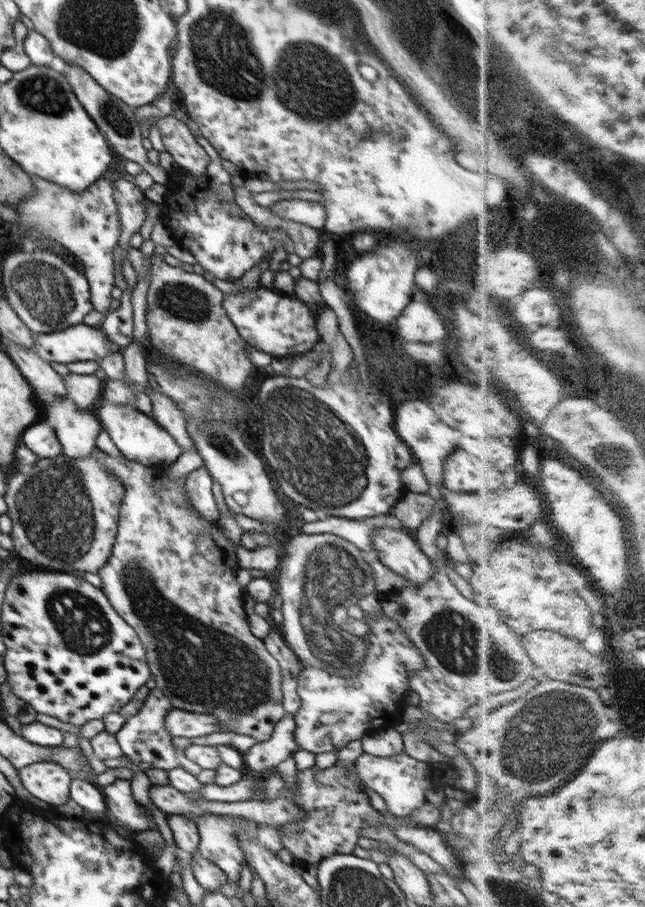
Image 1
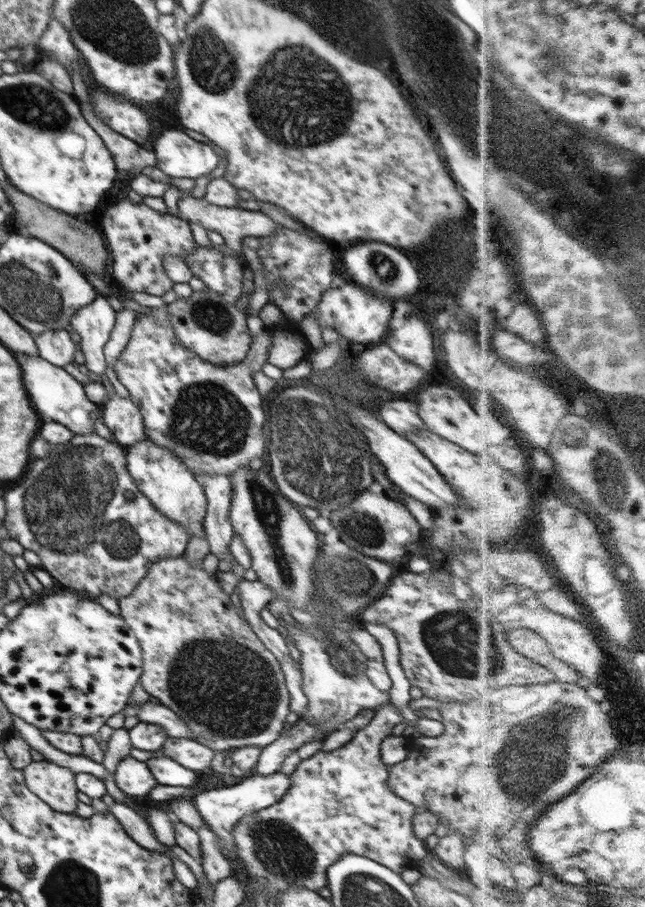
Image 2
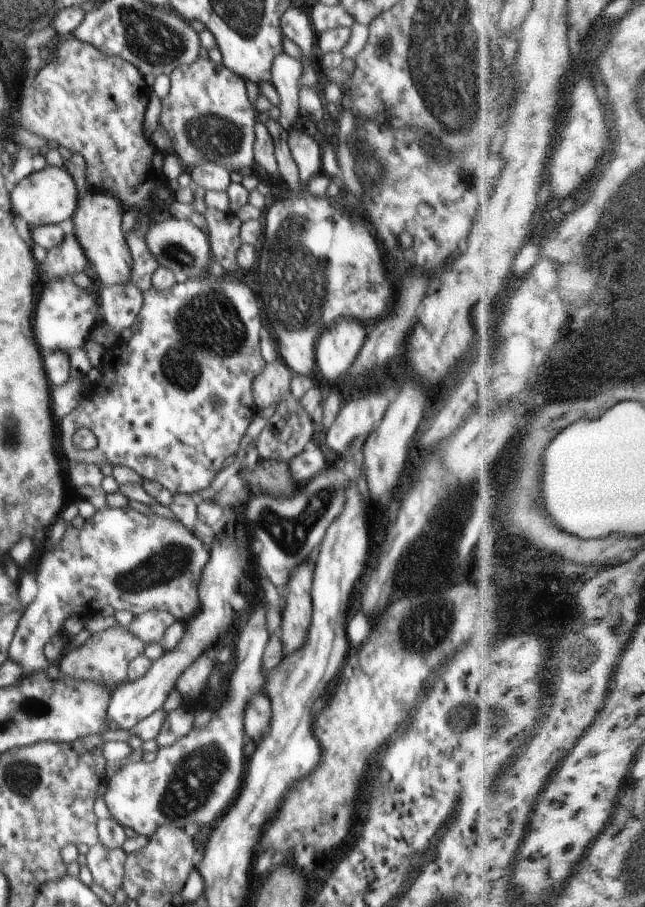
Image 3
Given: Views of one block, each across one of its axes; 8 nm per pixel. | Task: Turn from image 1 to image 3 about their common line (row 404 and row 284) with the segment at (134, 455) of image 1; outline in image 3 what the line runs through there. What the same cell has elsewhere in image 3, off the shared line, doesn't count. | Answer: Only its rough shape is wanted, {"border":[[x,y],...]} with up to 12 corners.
{"border":[[89,189],[74,232],[103,287],[131,280],[124,206]]}

